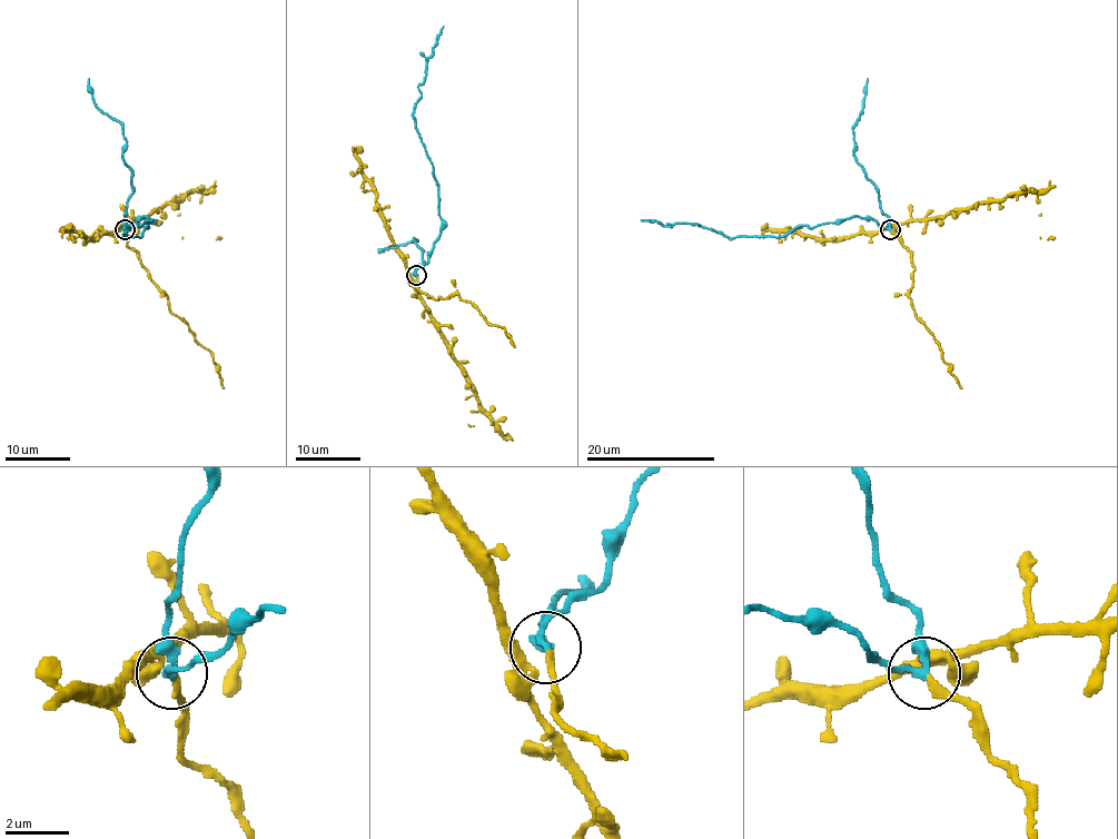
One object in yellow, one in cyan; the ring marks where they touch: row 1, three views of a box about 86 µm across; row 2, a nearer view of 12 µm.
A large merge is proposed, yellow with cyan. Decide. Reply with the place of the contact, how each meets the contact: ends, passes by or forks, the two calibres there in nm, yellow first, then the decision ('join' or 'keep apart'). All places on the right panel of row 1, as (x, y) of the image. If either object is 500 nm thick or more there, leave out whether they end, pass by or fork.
(890, 229) | yellow passes by | cyan passes by | 170/260 nm | join

